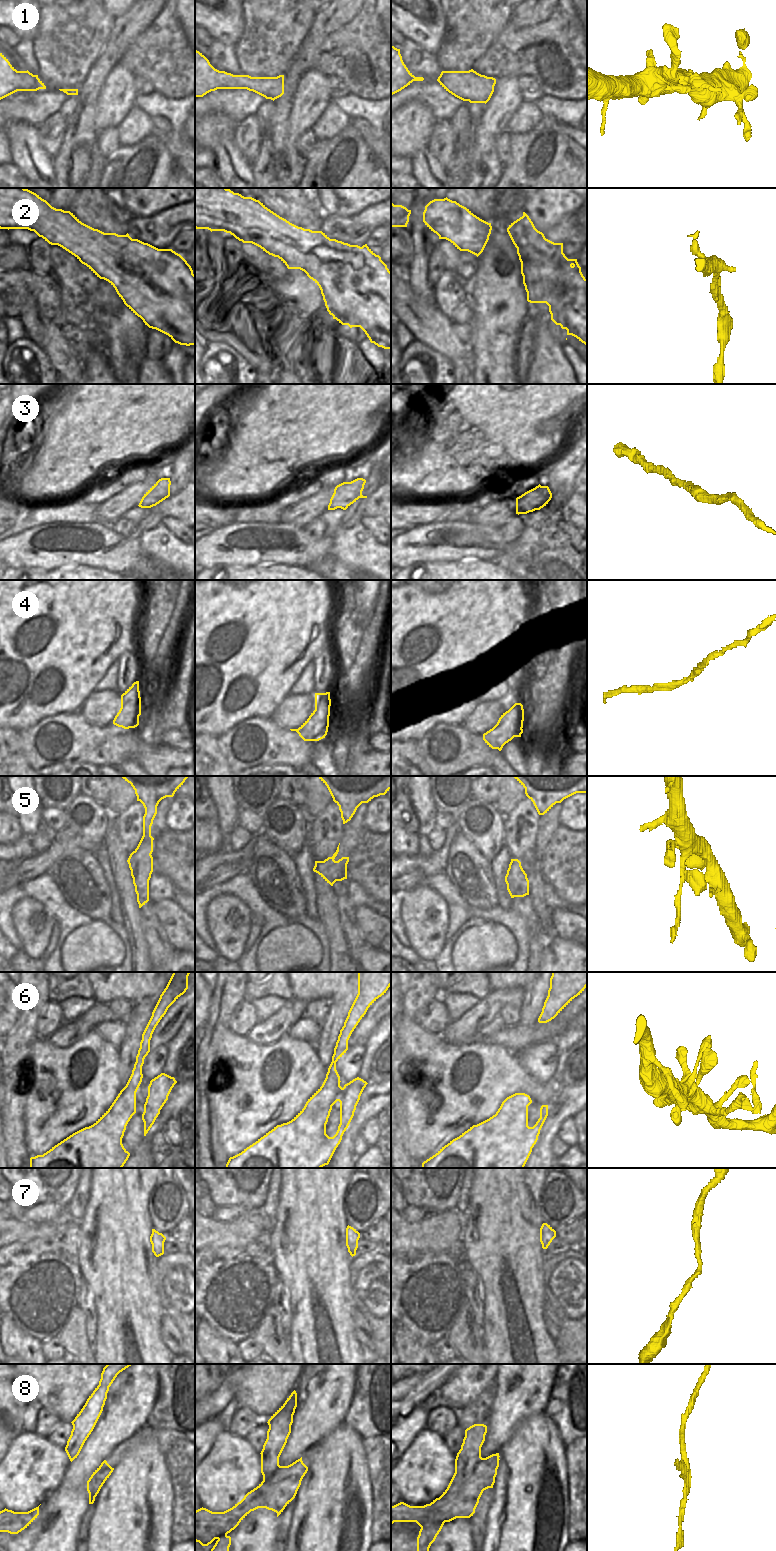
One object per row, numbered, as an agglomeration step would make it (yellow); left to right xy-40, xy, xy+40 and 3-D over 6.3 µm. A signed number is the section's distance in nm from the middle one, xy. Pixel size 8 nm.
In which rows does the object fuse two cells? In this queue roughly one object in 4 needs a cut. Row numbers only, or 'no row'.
8

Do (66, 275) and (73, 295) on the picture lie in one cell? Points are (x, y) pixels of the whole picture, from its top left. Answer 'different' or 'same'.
same

